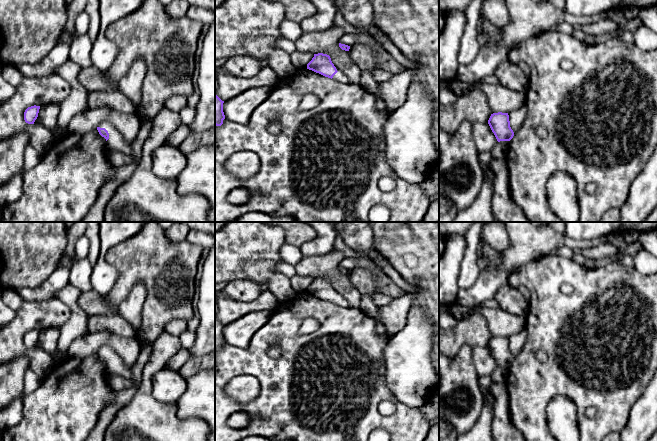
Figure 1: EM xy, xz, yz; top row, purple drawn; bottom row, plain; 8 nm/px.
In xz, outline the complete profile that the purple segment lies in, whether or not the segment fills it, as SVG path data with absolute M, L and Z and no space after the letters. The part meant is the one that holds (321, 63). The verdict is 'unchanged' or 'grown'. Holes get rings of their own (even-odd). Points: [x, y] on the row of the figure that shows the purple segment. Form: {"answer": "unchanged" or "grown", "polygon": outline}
{"answer": "grown", "polygon": "M314 54L312 60L307 64L307 69L340 83L350 83L348 78L344 74L337 71L336 67L331 61L330 56L327 54Z"}

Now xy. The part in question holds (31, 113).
{"answer": "unchanged", "polygon": "M31 106L28 107L24 112L24 120L28 124L34 124L35 120L38 117L40 106Z"}

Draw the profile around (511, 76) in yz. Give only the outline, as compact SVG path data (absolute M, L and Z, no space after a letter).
M508 61L501 62L493 73L500 85L521 93L527 93L530 81L520 67Z

